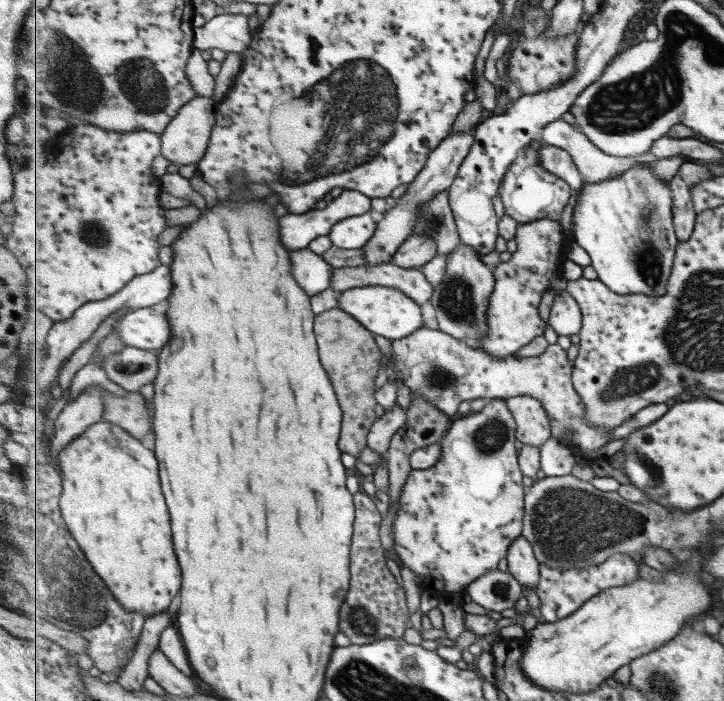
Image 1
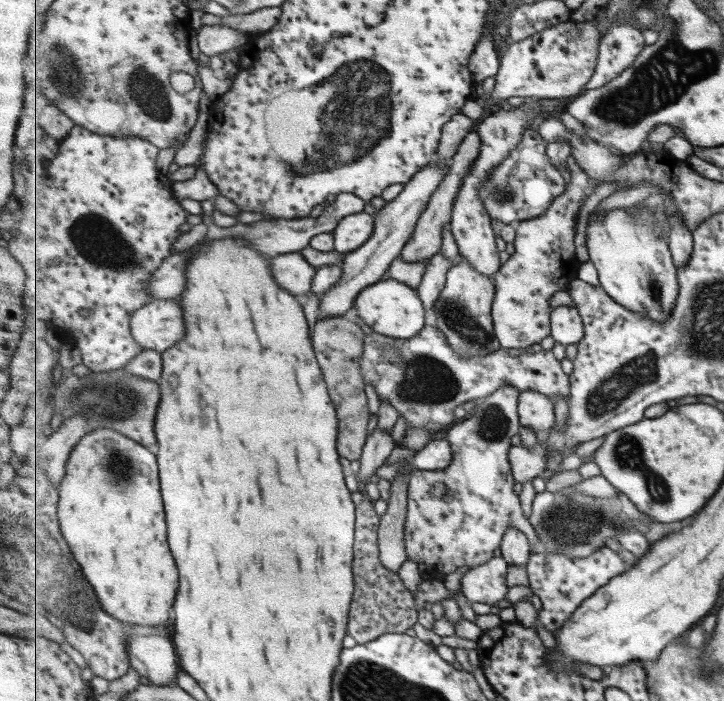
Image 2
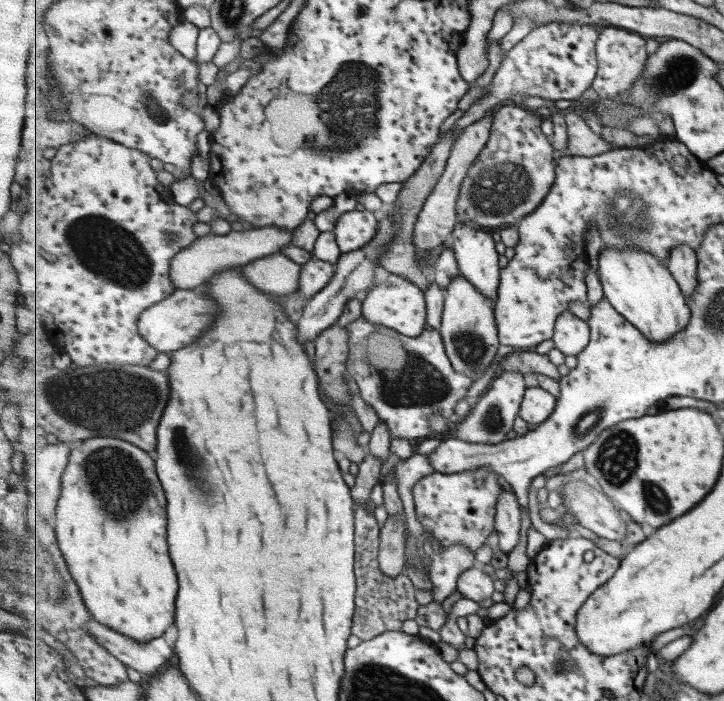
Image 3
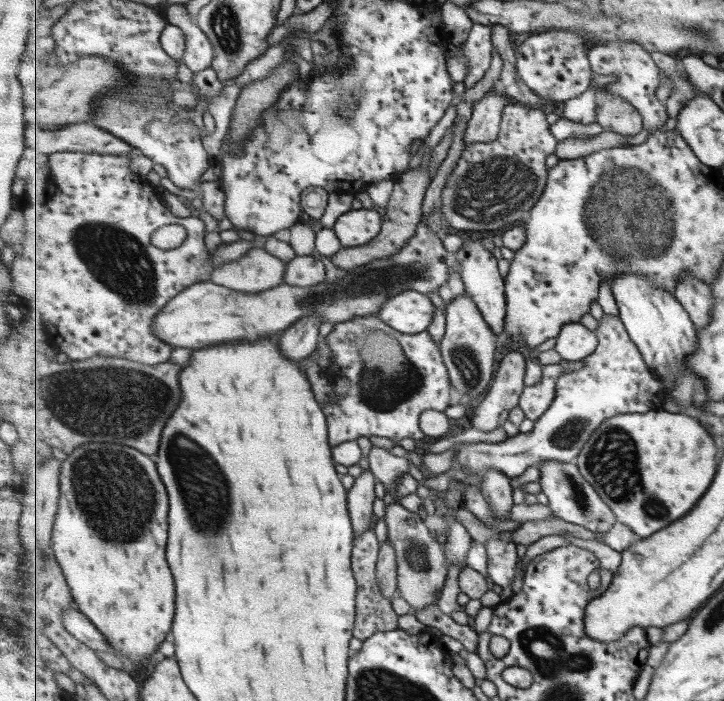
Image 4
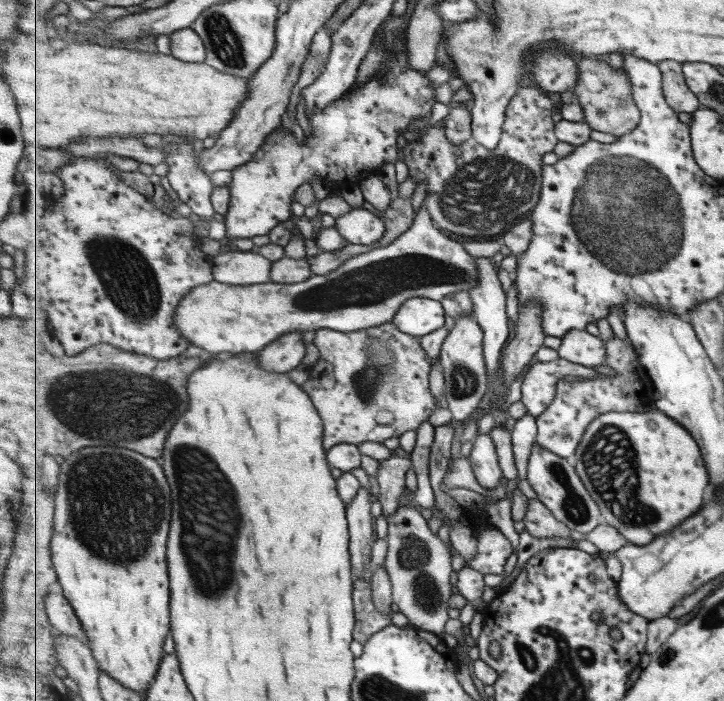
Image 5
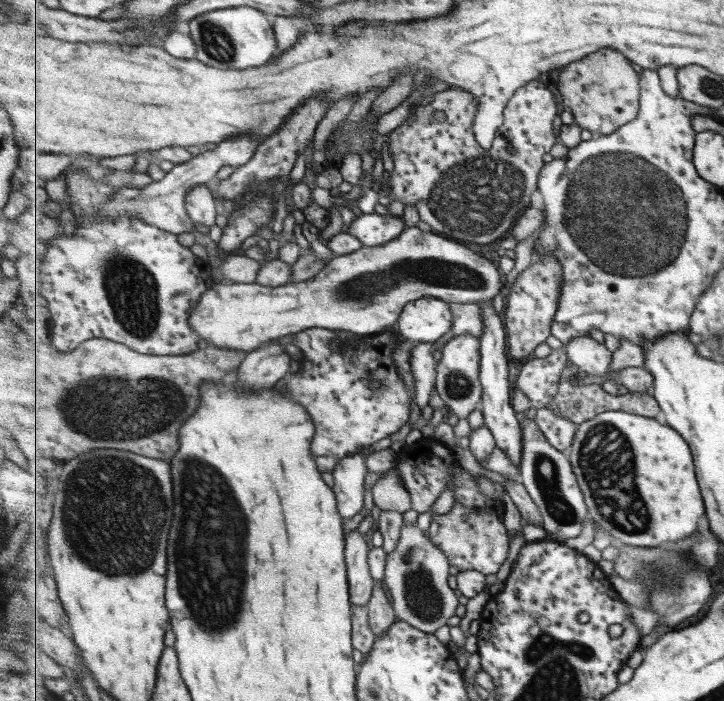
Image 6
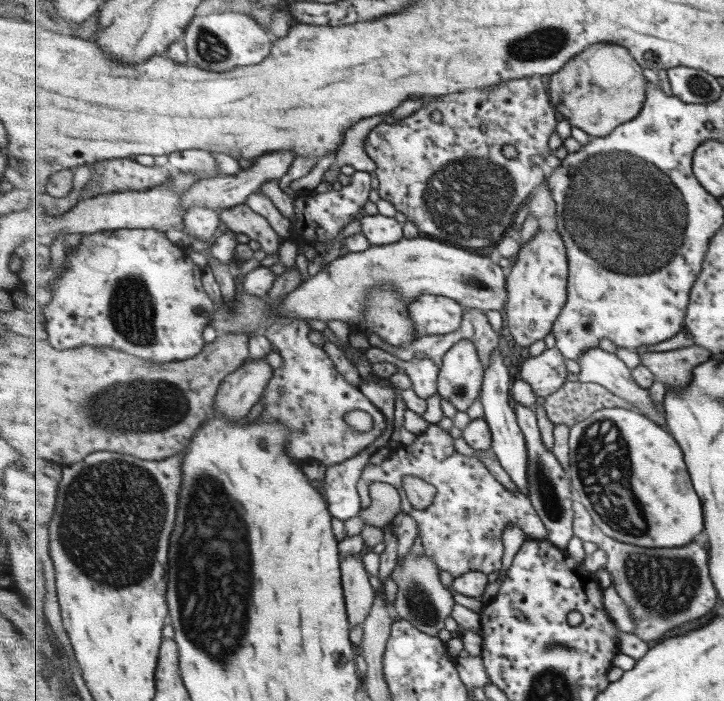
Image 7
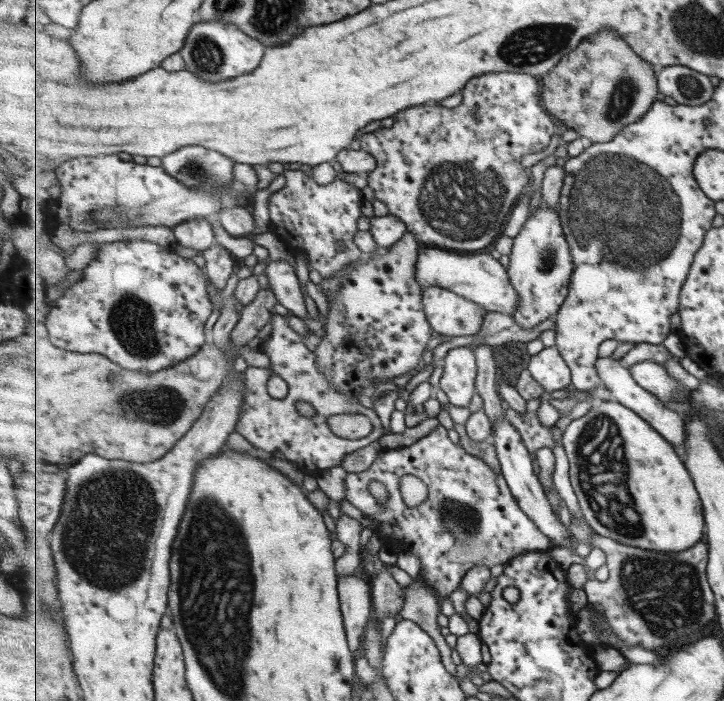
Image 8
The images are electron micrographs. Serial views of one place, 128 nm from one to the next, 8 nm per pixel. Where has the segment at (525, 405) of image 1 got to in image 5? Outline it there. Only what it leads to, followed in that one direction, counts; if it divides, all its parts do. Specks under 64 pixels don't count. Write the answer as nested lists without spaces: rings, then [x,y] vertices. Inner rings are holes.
[[[563,358],[533,364],[523,375],[521,386],[521,400],[527,405],[527,412],[533,413],[535,417],[541,416],[556,400],[558,386],[567,374],[575,374],[575,377],[585,376],[585,379],[600,376],[600,373],[591,367],[574,364]]]

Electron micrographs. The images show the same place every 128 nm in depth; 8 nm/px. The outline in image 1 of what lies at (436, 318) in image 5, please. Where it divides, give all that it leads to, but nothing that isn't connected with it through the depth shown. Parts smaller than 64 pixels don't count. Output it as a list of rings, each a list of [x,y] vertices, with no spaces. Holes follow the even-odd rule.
[[[369,285],[338,294],[338,306],[353,316],[362,326],[375,335],[391,342],[409,337],[420,330],[425,323],[422,305],[405,294],[405,291],[390,286]]]

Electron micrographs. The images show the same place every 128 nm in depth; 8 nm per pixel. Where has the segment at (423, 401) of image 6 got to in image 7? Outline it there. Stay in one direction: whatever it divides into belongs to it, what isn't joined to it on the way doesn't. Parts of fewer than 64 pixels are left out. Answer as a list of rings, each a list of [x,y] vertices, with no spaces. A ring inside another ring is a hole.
[[[369,347],[364,352],[364,356],[370,364],[387,362],[398,369],[401,369],[411,381],[410,389],[418,398],[427,402],[429,397],[438,394],[440,368],[428,357],[405,361],[400,360],[383,350],[372,347]]]

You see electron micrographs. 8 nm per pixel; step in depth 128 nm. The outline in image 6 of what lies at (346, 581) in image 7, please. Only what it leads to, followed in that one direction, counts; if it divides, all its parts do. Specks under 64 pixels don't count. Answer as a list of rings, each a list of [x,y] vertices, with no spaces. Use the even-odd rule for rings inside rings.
[[[355,528],[346,536],[346,562],[350,584],[350,600],[354,606],[366,606],[373,597],[376,579],[369,564],[369,544]]]

